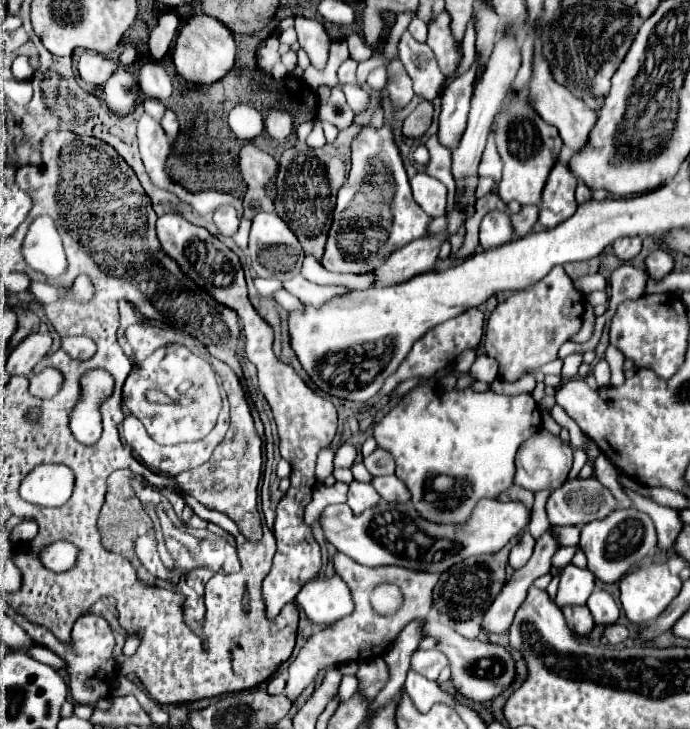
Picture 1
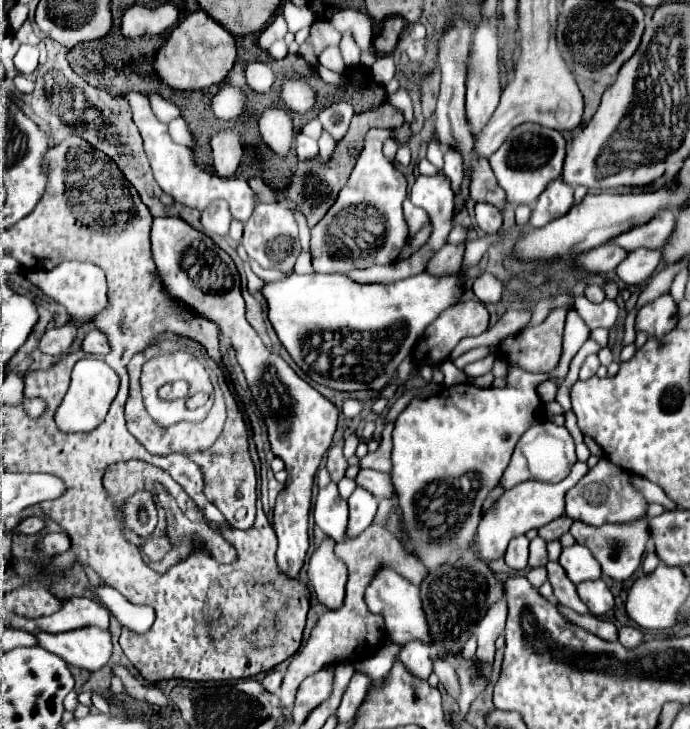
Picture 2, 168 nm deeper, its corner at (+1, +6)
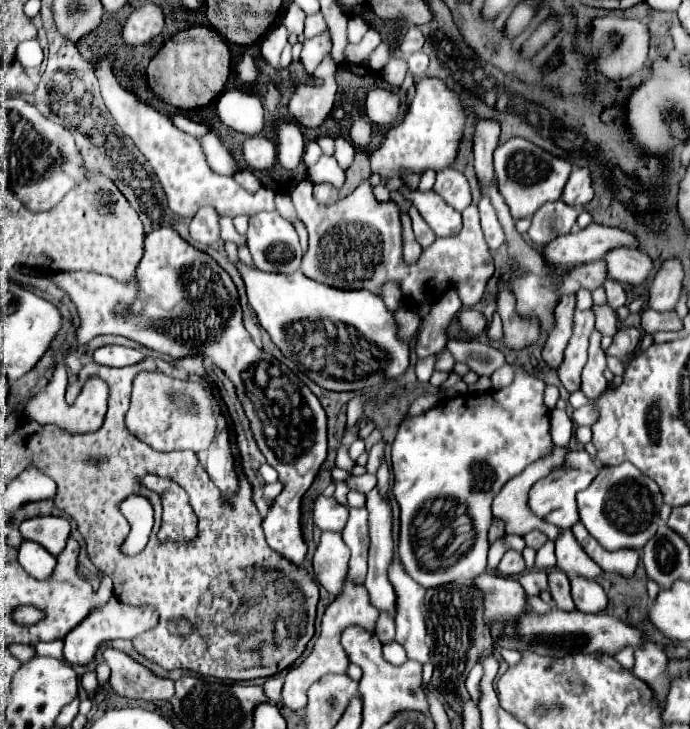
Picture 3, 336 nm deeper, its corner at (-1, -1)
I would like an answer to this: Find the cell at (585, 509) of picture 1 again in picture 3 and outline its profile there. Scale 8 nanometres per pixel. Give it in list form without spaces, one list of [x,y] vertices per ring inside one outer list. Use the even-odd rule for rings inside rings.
[[[622,463],[616,467],[602,467],[596,479],[588,489],[576,495],[580,521],[588,529],[588,533],[606,549],[622,549],[632,547],[640,549],[658,529],[660,525],[660,507],[662,495],[658,485],[640,473],[632,463]],[[602,499],[604,499],[604,515],[602,515]]]

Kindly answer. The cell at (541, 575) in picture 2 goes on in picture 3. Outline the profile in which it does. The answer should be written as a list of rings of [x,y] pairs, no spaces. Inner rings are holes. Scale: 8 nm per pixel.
[[[540,569],[524,571],[518,581],[528,595],[540,595],[542,591],[546,591],[546,571]]]

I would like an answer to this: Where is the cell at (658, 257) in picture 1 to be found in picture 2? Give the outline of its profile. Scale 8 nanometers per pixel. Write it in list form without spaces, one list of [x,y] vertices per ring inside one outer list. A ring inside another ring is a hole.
[[[636,248],[636,250],[628,252],[628,256],[626,256],[626,260],[622,260],[622,264],[618,264],[616,274],[628,286],[638,286],[638,284],[644,284],[654,274],[660,260],[662,260],[660,250]]]

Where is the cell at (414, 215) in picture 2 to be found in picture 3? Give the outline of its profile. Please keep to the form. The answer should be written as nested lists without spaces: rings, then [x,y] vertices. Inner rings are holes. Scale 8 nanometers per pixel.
[[[402,213],[402,227],[404,227],[404,261],[406,263],[416,263],[420,253],[422,253],[422,247],[412,233],[412,223],[410,223],[408,213]]]

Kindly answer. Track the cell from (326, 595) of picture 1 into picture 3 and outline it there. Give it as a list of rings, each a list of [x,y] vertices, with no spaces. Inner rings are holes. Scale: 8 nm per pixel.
[[[322,533],[318,549],[312,559],[316,581],[334,597],[342,593],[348,577],[350,551],[342,541],[340,533]]]

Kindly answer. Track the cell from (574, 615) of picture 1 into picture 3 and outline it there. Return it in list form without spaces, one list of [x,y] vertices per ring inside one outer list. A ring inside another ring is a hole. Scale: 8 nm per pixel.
[[[558,569],[548,571],[548,591],[552,593],[552,599],[558,605],[558,609],[562,609],[562,611],[576,609],[574,599],[570,595],[570,581],[562,571],[558,571]]]

